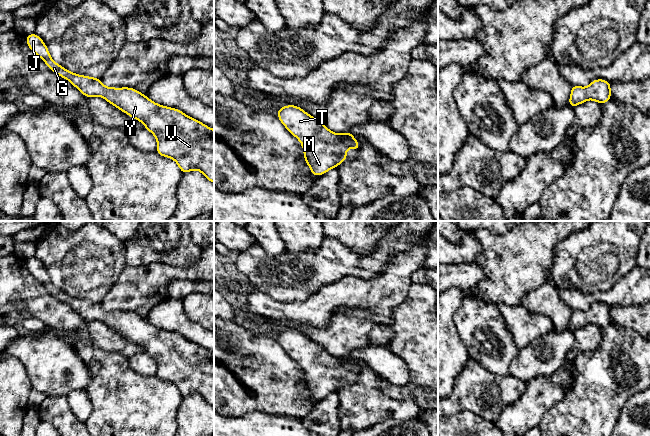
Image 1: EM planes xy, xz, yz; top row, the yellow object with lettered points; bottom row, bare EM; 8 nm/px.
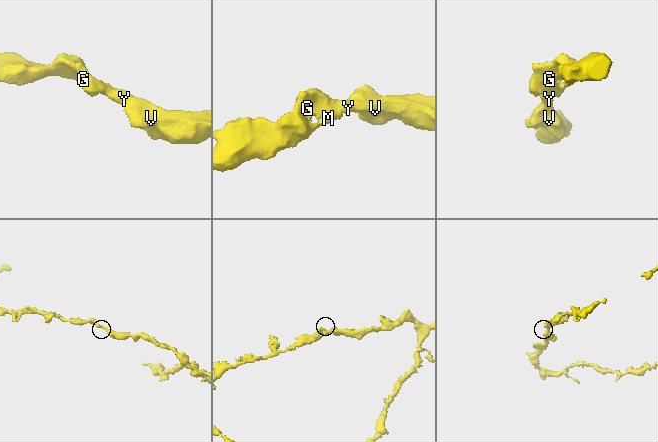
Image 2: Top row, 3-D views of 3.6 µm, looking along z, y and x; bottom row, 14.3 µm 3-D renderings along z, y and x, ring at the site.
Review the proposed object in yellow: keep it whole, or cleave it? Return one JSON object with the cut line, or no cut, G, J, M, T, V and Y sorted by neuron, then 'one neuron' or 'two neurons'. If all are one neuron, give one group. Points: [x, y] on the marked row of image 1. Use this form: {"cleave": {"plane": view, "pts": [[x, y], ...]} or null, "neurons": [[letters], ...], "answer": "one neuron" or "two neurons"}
{"cleave": null, "neurons": [["G", "J", "M", "T", "V", "Y"]], "answer": "one neuron"}

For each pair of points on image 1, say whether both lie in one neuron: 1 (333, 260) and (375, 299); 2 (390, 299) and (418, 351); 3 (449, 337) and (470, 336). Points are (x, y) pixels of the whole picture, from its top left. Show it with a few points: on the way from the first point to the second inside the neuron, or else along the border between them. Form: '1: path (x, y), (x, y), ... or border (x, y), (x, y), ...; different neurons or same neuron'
1: border (372, 277), (362, 279), (346, 275), (327, 284); different neurons
2: border (409, 288), (385, 326); different neurons
3: border (454, 313), (454, 326), (469, 357); different neurons

